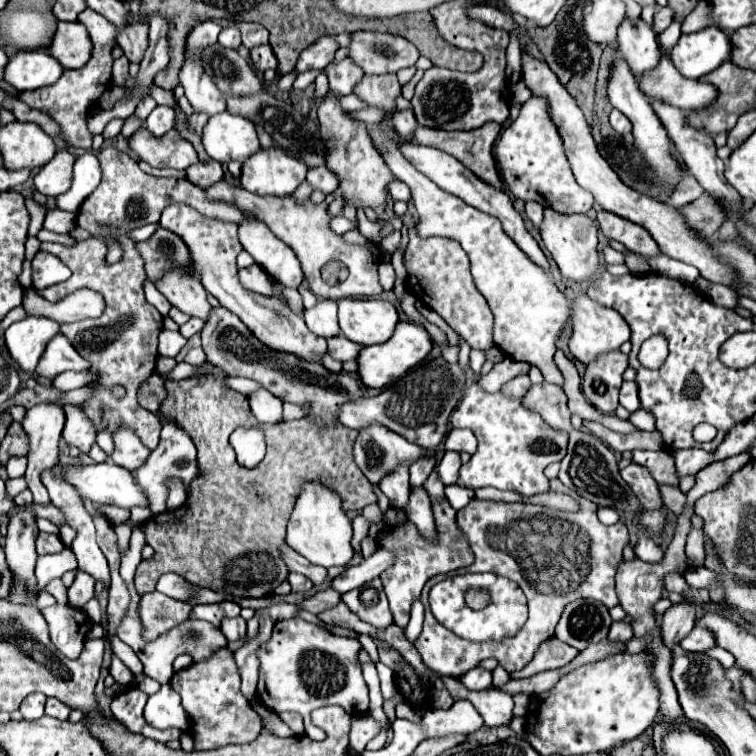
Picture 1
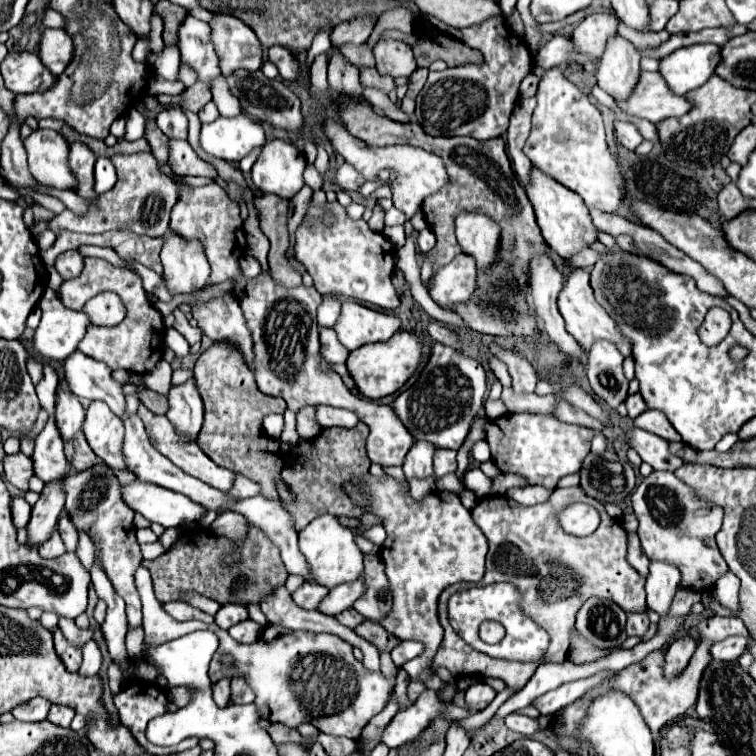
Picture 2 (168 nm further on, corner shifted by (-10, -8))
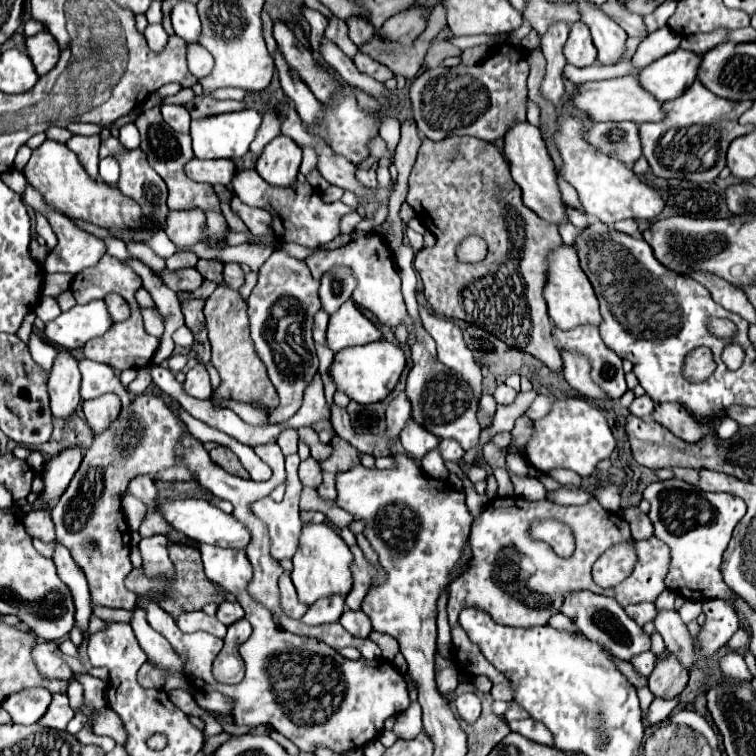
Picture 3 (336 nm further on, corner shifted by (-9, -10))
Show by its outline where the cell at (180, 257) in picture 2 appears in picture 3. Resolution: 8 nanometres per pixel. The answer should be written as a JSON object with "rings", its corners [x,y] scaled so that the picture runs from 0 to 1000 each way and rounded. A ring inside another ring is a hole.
{"rings":[[[226,278],[218,296],[218,310],[245,331],[269,317],[269,299],[271,299],[271,280],[269,278]]]}

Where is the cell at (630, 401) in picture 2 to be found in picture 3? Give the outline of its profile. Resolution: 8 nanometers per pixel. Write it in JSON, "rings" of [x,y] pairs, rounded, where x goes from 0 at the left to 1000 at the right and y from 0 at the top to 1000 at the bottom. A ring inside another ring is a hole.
{"rings":[[[853,521],[853,524],[845,524],[845,526],[837,529],[837,534],[832,537],[832,545],[835,545],[837,550],[853,553],[853,550],[861,550],[861,548],[864,548],[866,537],[869,537],[869,532]]]}

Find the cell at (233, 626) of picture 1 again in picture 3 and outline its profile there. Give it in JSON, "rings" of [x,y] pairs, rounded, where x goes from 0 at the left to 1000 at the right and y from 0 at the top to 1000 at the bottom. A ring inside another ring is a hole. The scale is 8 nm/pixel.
{"rings":[[[321,817],[316,823],[308,823],[300,833],[300,841],[298,841],[298,854],[316,854],[321,852],[327,844],[332,841],[332,825]]]}

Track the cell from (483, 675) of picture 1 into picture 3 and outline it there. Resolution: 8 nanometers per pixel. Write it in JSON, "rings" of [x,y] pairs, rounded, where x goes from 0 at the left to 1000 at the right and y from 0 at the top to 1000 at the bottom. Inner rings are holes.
{"rings":[[[610,918],[602,923],[602,937],[618,958],[626,958],[636,944],[636,926],[628,918]]]}

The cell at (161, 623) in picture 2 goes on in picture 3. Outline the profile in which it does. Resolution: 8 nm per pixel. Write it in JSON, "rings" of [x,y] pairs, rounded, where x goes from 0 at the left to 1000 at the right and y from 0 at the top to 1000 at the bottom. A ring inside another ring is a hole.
{"rings":[[[263,720],[263,728],[269,733],[274,765],[295,772],[313,788],[324,807],[324,817],[335,828],[335,839],[319,852],[316,862],[324,876],[324,897],[308,907],[292,905],[282,897],[279,881],[295,857],[295,847],[282,844],[276,836],[242,839],[231,820],[208,799],[187,799],[187,804],[192,804],[197,825],[226,849],[234,865],[239,865],[245,892],[255,910],[261,915],[290,915],[308,929],[306,947],[313,960],[353,958],[382,976],[398,995],[417,995],[417,989],[430,987],[451,997],[459,992],[475,992],[491,979],[499,979],[507,968],[509,952],[541,937],[544,926],[538,905],[515,873],[459,873],[427,849],[366,831],[356,807],[327,783],[335,751],[324,728],[298,728],[276,720]]]}

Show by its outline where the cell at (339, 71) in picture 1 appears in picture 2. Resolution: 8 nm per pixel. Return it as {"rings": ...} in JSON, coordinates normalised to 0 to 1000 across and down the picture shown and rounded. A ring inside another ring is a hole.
{"rings":[[[460,58],[458,63],[450,63],[450,69],[452,69],[452,74],[455,74],[463,85],[468,85],[471,90],[492,90],[492,87],[495,87],[492,66],[489,66],[484,58],[479,58],[479,61],[474,61],[474,63],[463,63],[463,58]]]}

